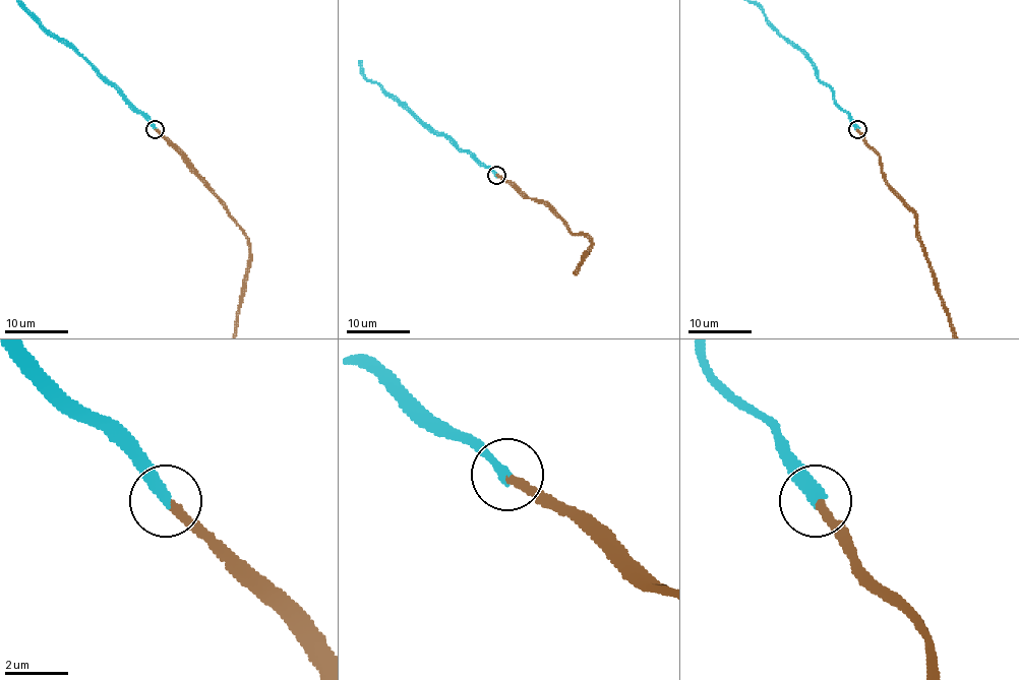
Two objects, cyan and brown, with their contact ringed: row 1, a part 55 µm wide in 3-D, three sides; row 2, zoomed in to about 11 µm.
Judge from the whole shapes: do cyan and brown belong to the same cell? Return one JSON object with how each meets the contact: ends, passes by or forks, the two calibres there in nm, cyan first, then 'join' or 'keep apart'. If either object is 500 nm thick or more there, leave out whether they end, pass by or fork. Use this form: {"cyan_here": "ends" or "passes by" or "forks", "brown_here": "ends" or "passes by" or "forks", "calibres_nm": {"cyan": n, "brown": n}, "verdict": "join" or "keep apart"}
{"cyan_here": "ends", "brown_here": "ends", "calibres_nm": {"cyan": 360, "brown": 280}, "verdict": "join"}

